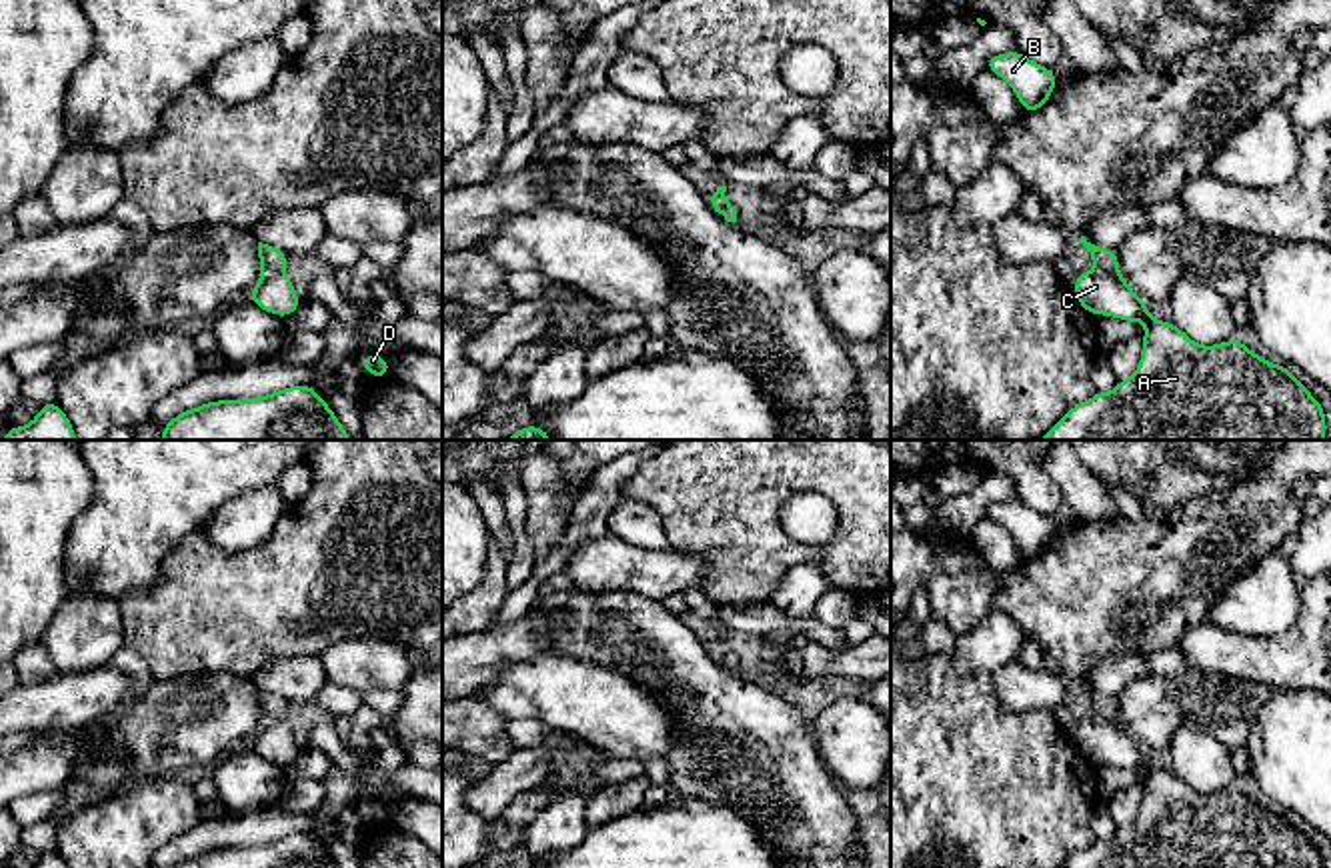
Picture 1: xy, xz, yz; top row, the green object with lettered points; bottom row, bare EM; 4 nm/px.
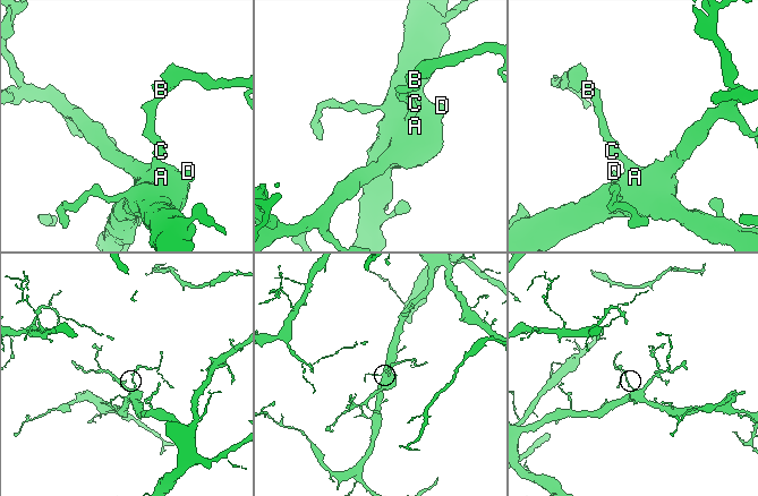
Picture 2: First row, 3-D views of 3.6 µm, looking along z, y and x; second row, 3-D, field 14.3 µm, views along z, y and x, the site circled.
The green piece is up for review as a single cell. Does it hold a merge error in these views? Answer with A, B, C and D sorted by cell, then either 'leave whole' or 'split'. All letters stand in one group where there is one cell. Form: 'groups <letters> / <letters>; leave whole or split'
groups A B C D; leave whole

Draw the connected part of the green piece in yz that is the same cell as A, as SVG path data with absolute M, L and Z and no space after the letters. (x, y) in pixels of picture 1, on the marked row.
M1085 236L1079 242L1097 264L1097 272L1079 272L1075 294L1089 314L1145 322L1139 370L1113 392L1097 392L1069 412L1037 440L1325 440L1325 410L1293 378L1289 366L1277 366L1251 352L1239 338L1201 346L1171 322L1153 318L1117 270L1117 250L1099 248Z

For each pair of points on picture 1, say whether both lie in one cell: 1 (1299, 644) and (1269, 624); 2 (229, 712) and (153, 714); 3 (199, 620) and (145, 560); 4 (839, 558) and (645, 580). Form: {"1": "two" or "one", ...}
{"1": "two", "2": "one", "3": "two", "4": "two"}

